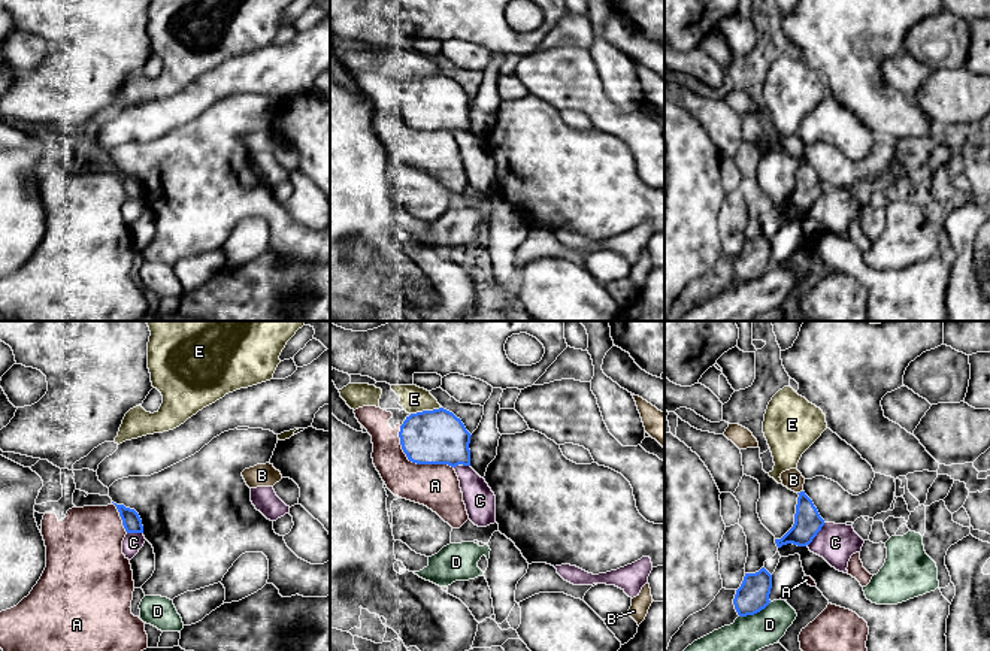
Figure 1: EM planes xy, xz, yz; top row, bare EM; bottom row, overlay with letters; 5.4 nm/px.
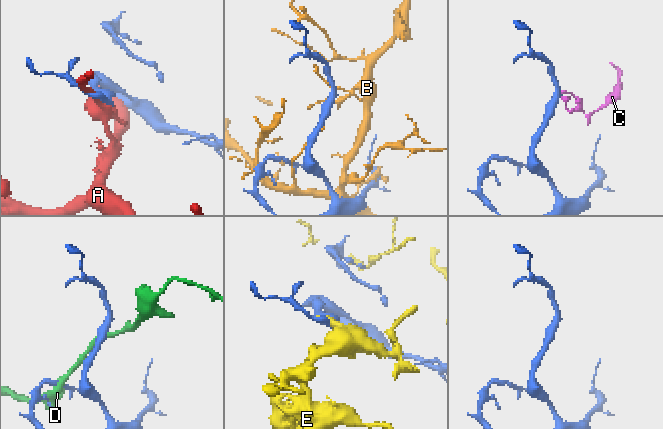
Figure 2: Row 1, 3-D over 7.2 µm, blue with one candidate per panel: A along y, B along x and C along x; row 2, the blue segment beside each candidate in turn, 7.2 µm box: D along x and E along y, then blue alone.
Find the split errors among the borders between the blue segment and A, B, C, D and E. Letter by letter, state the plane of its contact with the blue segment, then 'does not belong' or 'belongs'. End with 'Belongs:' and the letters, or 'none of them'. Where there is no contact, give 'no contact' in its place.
A: contact in xz; does not belong
B: contact in yz; does not belong
C: contact in yz; does not belong
D: contact in yz; does not belong
E: contact in xz; does not belong
Belongs: none of them

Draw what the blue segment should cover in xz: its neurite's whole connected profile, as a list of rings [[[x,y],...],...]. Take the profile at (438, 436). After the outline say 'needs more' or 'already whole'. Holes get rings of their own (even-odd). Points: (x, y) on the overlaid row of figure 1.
[[[443,408],[411,414],[399,432],[409,461],[451,467],[470,466],[470,436],[461,420]]]; already whole

